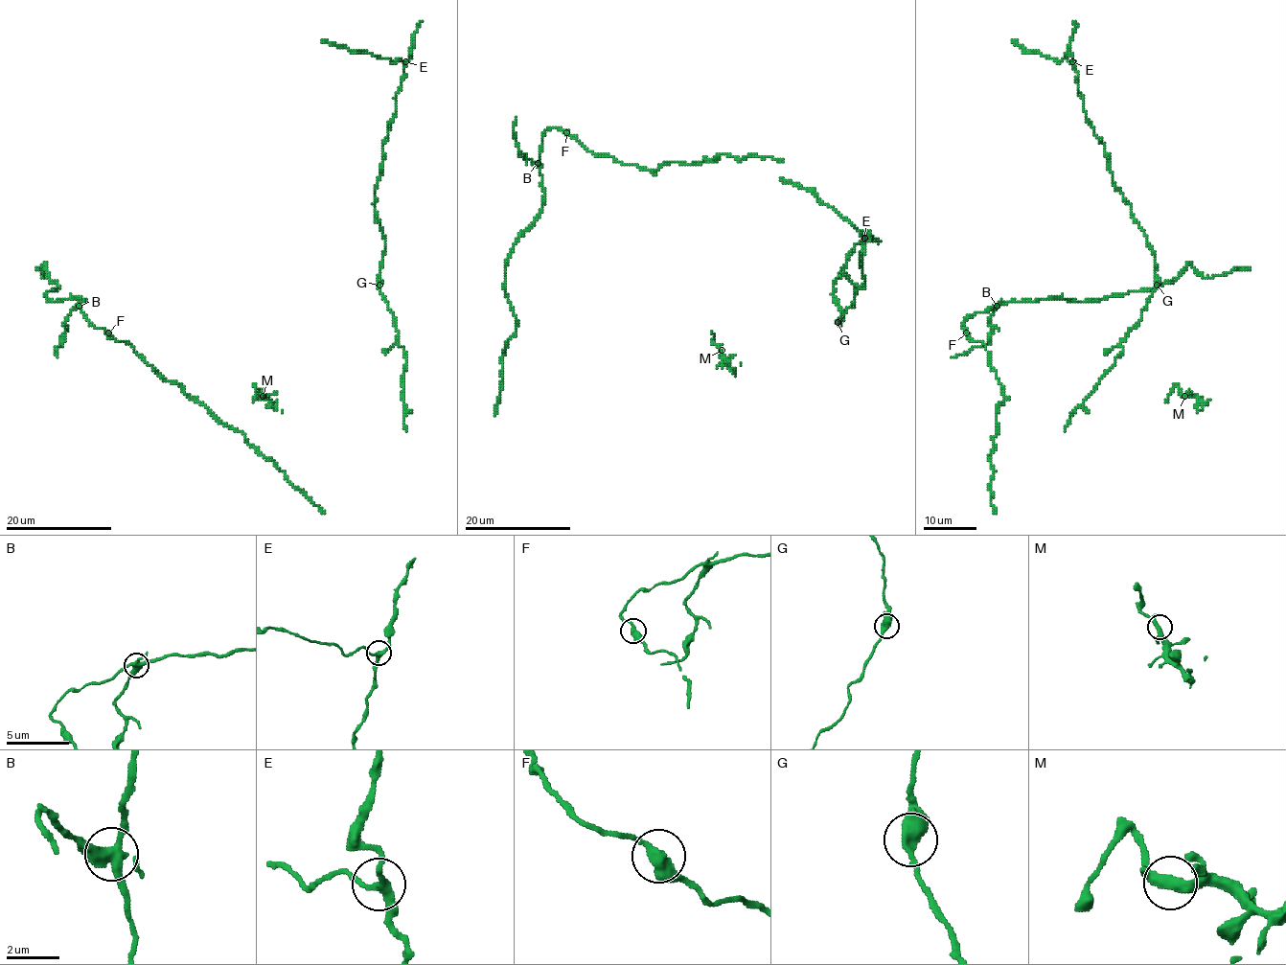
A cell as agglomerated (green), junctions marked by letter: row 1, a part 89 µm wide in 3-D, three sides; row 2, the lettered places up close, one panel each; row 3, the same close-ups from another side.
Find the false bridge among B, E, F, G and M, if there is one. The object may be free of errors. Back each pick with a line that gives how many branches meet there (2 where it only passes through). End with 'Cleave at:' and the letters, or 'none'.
B: branches 4
Cleave at: B

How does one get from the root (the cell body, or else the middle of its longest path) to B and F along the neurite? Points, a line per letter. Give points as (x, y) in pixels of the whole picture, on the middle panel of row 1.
B: (782, 161), (720, 154), (692, 164), (664, 162), (650, 172), (597, 156), (551, 126), (542, 134), (538, 162)
F: (782, 161), (720, 154), (692, 164), (664, 162), (650, 172), (597, 156), (566, 132)

